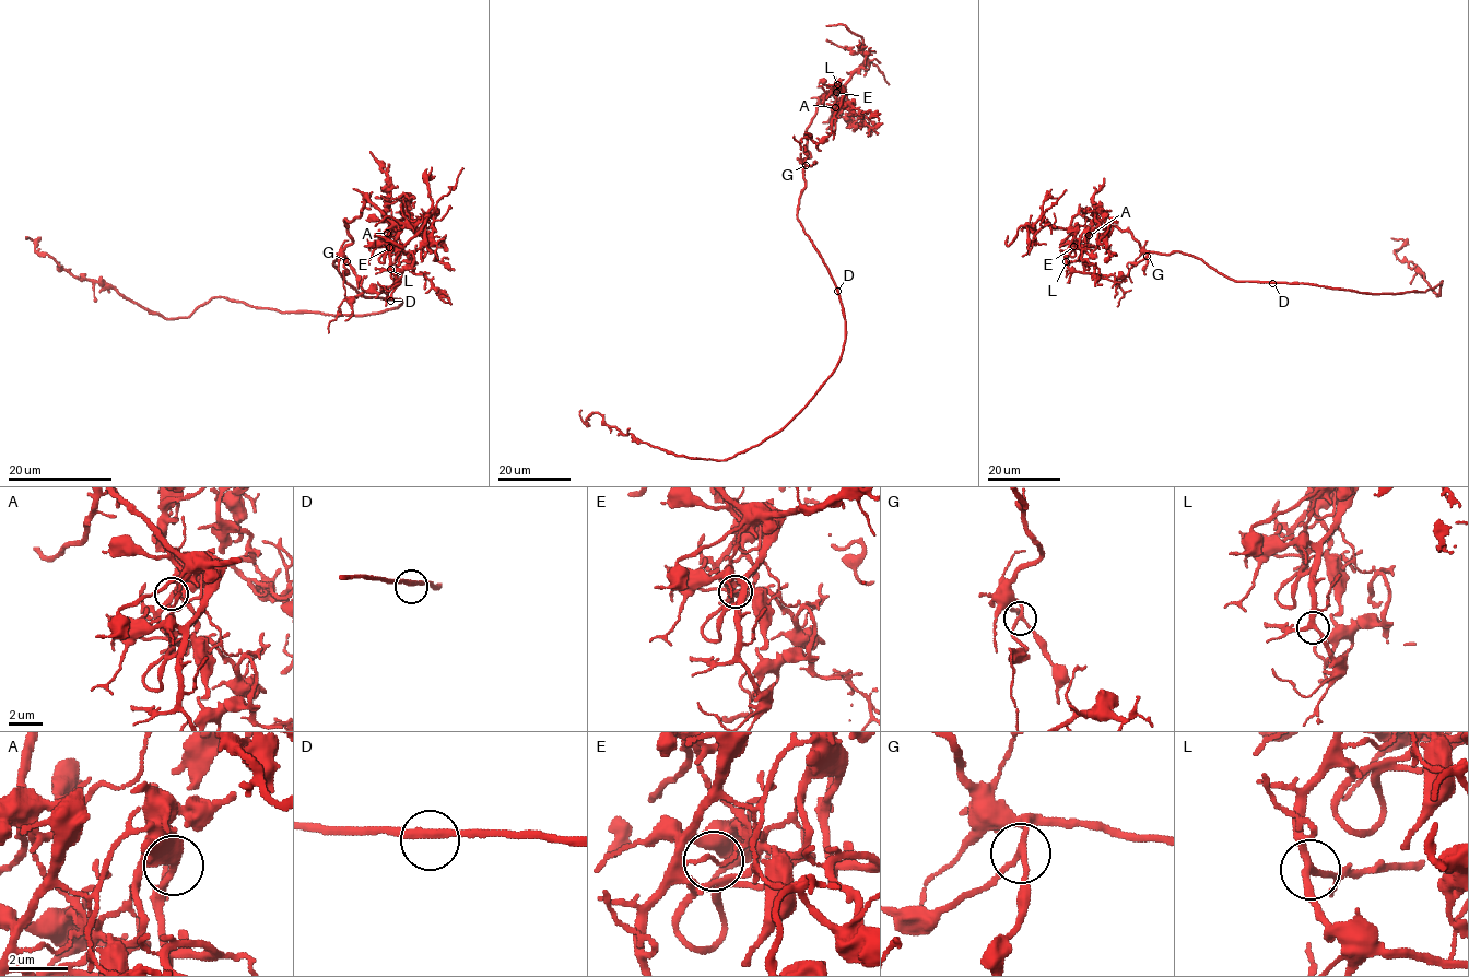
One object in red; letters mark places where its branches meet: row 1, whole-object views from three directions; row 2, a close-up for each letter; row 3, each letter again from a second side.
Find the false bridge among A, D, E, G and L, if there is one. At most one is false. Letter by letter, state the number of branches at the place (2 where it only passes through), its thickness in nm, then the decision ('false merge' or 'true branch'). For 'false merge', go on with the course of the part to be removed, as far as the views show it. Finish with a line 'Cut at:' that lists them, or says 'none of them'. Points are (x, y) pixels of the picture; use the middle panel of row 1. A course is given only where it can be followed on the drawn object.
A: branches 2; calibre 380 nm; true branch
D: branches 2; calibre 280 nm; true branch
E: branches 2; calibre 110 nm; false merge; course (836, 92), (838, 104), (833, 112), (849, 105), (849, 127), (882, 124)
G: branches 3; calibre 170 nm; true branch
L: branches 3; calibre 240 nm; true branch
Cut at: E

